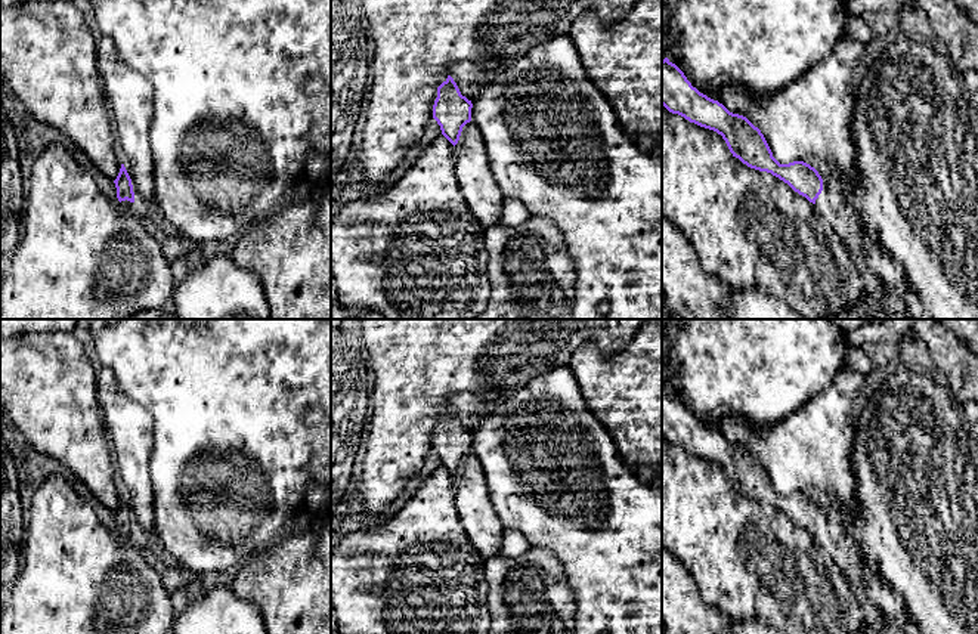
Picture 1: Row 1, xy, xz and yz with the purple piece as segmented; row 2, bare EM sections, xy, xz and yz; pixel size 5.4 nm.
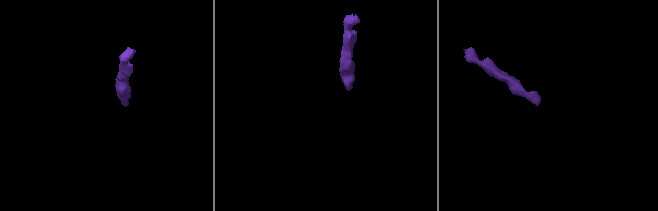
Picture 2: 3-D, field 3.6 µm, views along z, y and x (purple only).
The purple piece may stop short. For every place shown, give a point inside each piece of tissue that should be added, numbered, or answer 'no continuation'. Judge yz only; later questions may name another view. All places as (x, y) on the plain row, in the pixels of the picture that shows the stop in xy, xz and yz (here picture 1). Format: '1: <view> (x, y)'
1: yz (831, 535)

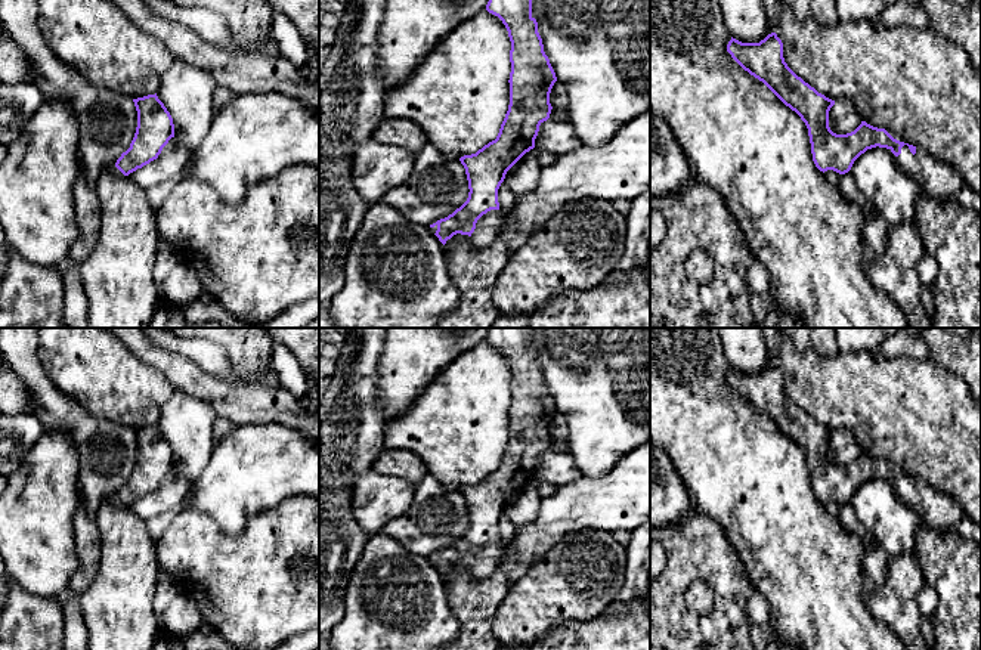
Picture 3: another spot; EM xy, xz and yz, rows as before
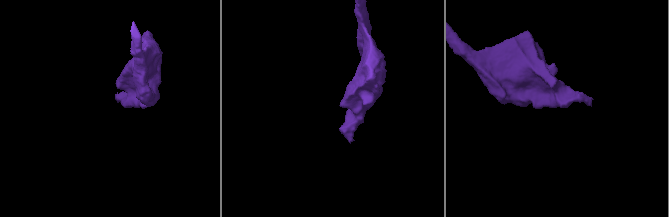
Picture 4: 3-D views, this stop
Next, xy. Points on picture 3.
no continuation

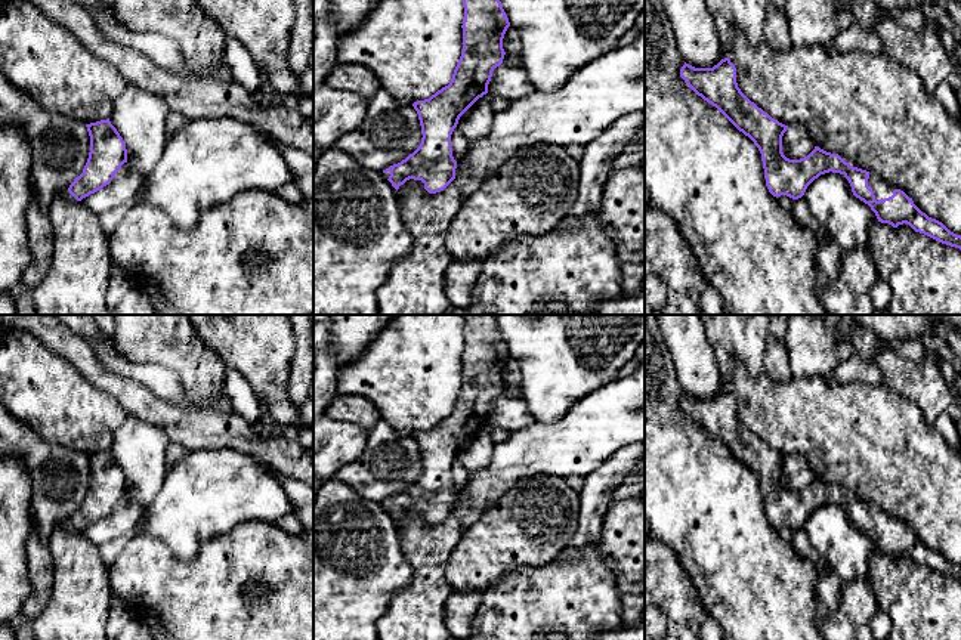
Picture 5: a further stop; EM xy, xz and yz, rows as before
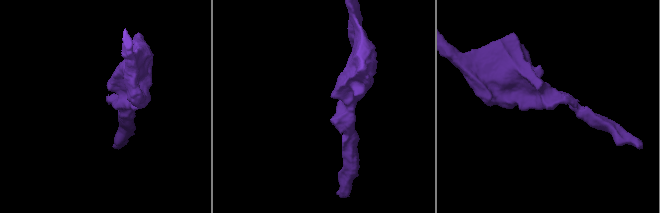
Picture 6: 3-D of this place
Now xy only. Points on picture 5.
no continuation

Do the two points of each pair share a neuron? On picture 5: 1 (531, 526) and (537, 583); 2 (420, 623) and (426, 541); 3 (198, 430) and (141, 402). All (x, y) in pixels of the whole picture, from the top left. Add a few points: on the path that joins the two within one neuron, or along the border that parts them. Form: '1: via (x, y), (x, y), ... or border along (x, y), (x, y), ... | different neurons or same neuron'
1: border along (558, 555), (543, 565), (521, 565), (501, 575) | different neurons
2: via (423, 602), (425, 562) | same neuron
3: via (184, 423), (179, 419), (169, 419), (155, 411) | same neuron

